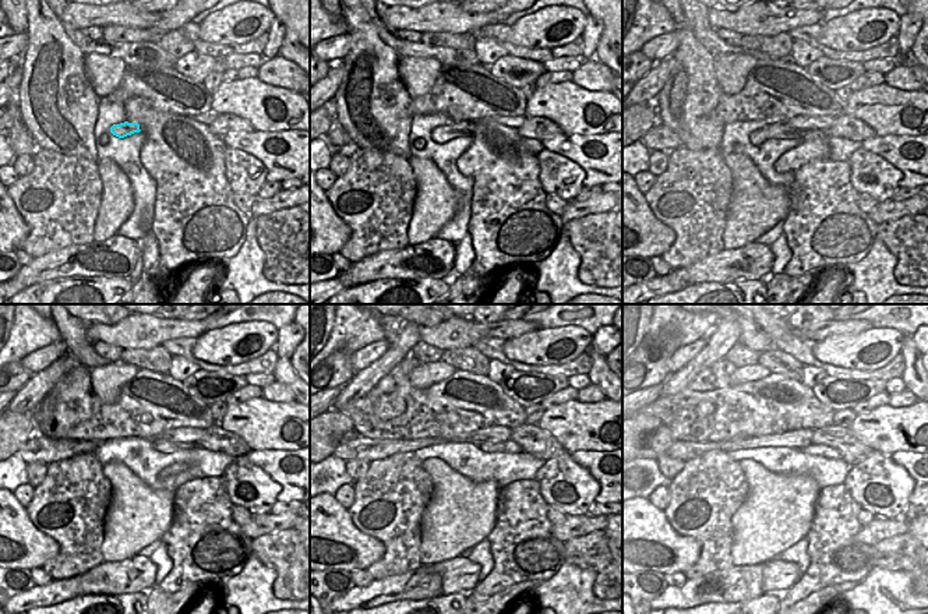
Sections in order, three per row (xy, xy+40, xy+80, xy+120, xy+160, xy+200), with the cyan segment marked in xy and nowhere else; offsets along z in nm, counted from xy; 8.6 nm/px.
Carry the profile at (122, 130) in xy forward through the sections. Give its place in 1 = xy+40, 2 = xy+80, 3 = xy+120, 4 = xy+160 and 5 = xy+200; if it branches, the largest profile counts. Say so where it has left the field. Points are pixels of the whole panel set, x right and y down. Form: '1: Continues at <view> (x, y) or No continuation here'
1: Continues at xy+40 (464, 129)
2: Continues at xy+80 (780, 130)
3: Continues at xy+120 (161, 445)
4: Continues at xy+160 (511, 447)
5: Continues at xy+200 (824, 451).

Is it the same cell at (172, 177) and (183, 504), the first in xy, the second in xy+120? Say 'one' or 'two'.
one

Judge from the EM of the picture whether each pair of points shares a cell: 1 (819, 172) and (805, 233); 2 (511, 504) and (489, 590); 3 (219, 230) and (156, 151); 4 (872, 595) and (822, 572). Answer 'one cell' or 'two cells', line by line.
1: one cell
2: one cell
3: one cell
4: two cells

